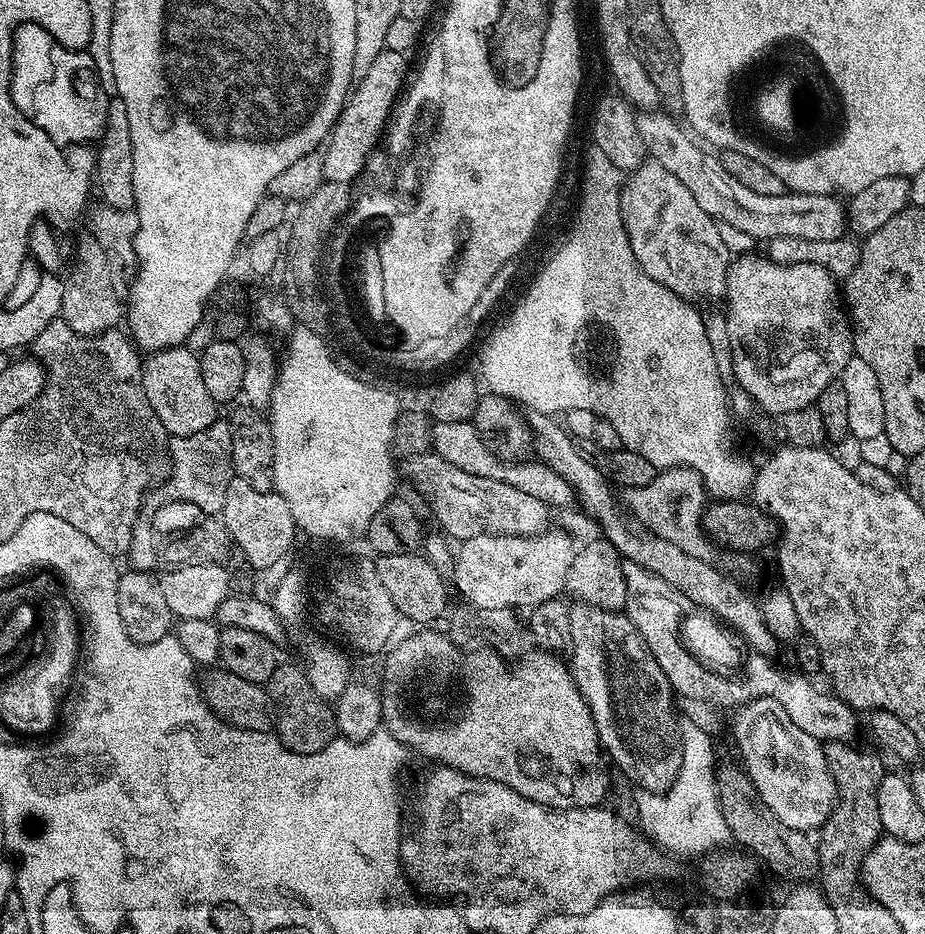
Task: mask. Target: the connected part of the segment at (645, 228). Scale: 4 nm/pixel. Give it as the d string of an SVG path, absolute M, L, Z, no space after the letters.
M664 166L644 168L644 172L637 173L626 193L624 193L624 219L628 223L630 246L638 254L638 262L644 272L654 282L666 286L675 296L683 300L697 302L696 300L716 300L728 291L728 265L730 263L730 250L726 242L722 242L720 224L702 206L698 206L694 194L674 178Z

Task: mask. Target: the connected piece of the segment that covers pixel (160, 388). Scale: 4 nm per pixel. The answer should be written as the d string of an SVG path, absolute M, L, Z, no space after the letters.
M188 346L163 348L160 352L153 352L143 361L143 366L142 386L146 390L146 398L150 398L150 406L154 410L154 414L158 414L158 422L162 422L169 437L198 434L209 428L218 418L218 406L214 402L214 398L210 398L206 385L202 383L199 355L195 351L192 353Z

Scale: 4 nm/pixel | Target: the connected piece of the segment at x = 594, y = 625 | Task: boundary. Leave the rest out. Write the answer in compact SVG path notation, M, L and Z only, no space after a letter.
M579 602L569 607L568 613L572 635L572 675L576 678L585 702L590 706L603 751L610 757L613 765L616 763L630 779L637 780L643 791L665 792L676 780L680 769L680 749L673 739L674 728L671 728L674 693L666 674L657 671L656 659L648 651L636 627L628 621L627 615Z

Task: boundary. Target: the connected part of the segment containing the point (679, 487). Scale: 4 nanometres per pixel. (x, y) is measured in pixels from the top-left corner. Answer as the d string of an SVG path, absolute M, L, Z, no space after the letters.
M665 468L657 471L648 485L627 489L623 494L622 500L627 511L639 520L641 526L658 538L666 538L666 542L674 542L678 550L694 554L694 558L709 559L710 541L704 532L702 517L710 497L704 488L704 479L693 468Z

